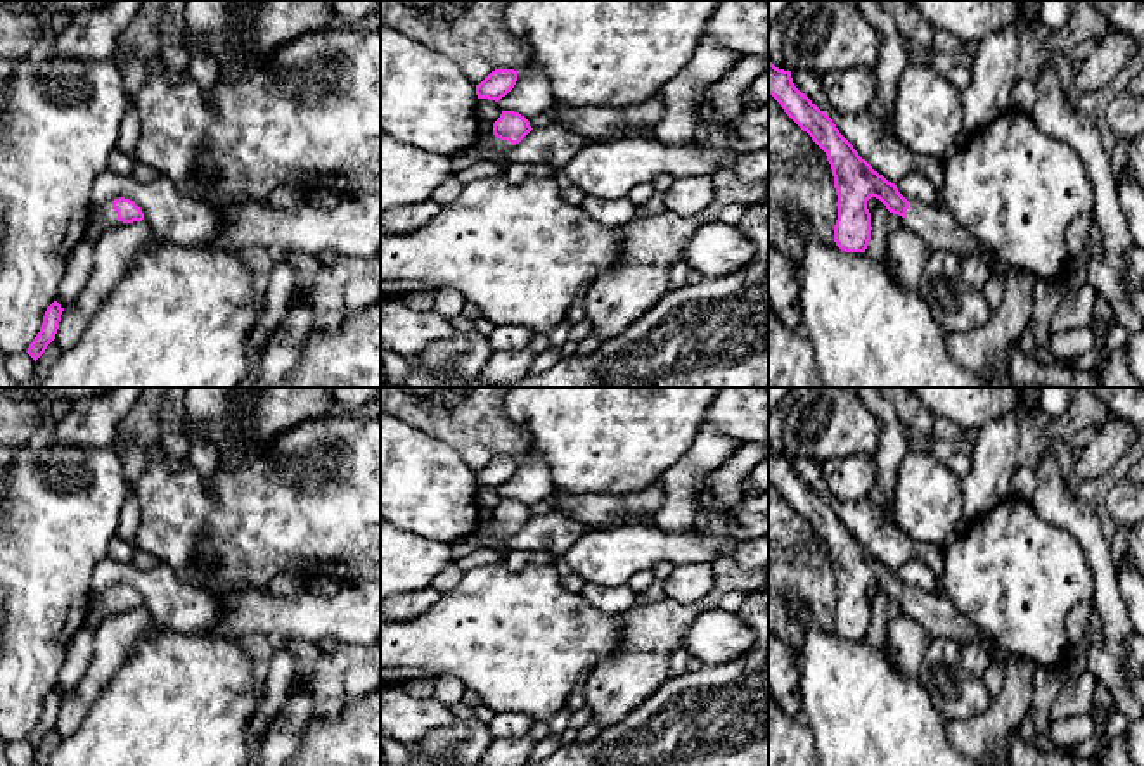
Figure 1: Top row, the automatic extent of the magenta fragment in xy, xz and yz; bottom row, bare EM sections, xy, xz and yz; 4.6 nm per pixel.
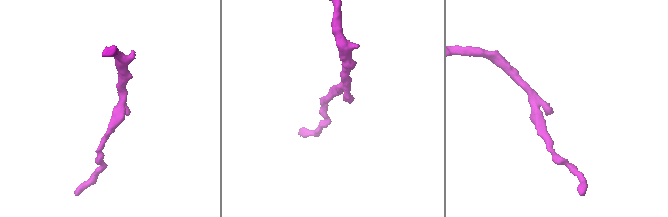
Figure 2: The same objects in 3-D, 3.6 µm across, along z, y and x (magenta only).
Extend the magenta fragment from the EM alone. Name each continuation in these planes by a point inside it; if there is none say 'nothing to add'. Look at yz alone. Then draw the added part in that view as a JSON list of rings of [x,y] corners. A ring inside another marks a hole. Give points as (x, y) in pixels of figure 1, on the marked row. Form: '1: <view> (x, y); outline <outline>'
1: yz (935, 225); outline [[[909,201],[907,227],[933,251],[952,251],[959,259],[981,258],[983,246],[964,230],[945,206]]]

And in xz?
1: xz (499, 147); outline [[[495,140],[493,144],[492,144],[492,149],[490,149],[490,152],[493,154],[493,156],[504,156],[507,150],[511,150],[512,149],[512,144],[511,142],[507,142],[507,140]]]

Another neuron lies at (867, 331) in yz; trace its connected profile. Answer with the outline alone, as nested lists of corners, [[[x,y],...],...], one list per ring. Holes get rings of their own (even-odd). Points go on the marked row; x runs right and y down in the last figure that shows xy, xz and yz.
[[[803,216],[789,218],[803,251],[794,266],[800,290],[803,332],[813,346],[813,356],[827,387],[985,387],[961,367],[945,344],[945,332],[917,290],[902,287],[890,273],[888,258],[871,259],[865,252],[845,252],[820,240]]]

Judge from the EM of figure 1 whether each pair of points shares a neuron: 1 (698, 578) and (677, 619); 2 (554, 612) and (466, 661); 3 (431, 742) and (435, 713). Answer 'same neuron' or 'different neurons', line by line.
1: different neurons
2: same neuron
3: different neurons

